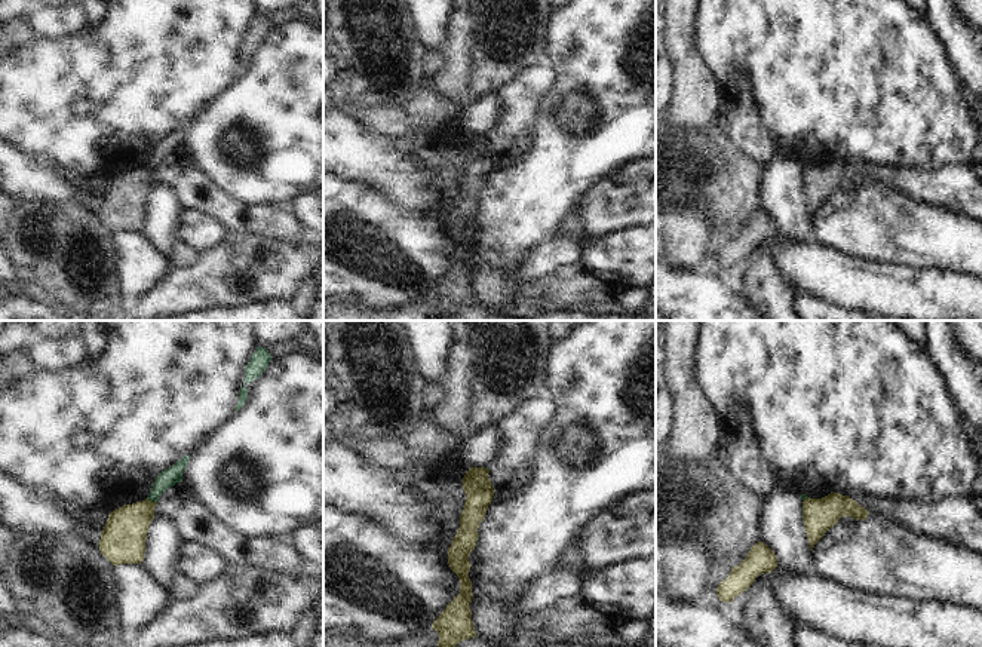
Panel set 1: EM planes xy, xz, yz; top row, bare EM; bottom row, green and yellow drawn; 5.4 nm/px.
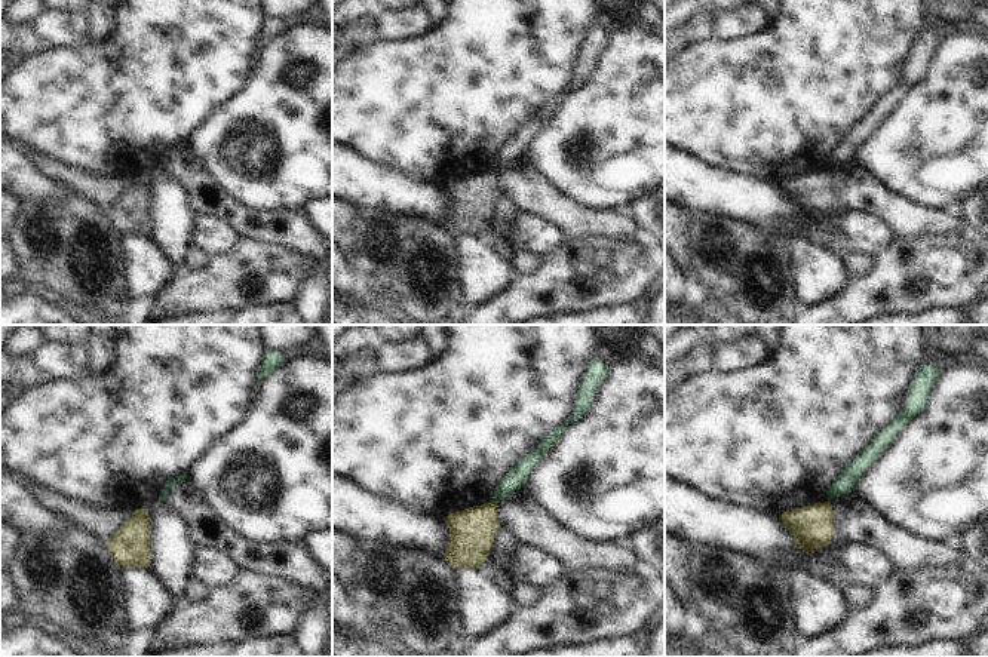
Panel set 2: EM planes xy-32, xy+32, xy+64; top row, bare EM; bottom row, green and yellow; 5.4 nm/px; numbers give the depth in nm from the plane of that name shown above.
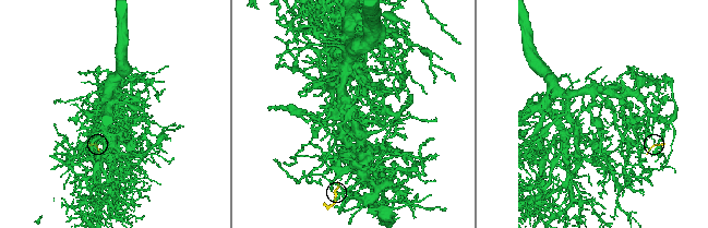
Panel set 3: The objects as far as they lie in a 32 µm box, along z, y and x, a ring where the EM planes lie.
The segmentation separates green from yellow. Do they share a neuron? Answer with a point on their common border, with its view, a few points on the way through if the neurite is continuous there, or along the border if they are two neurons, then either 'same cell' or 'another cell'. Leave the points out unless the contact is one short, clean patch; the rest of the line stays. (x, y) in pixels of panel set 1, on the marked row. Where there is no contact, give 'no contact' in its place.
contact xy (152, 500); border xy (147, 497), (156, 503); another cell

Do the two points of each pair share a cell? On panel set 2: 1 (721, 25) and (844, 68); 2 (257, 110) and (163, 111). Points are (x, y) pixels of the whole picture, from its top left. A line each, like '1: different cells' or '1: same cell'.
1: different cells
2: different cells

